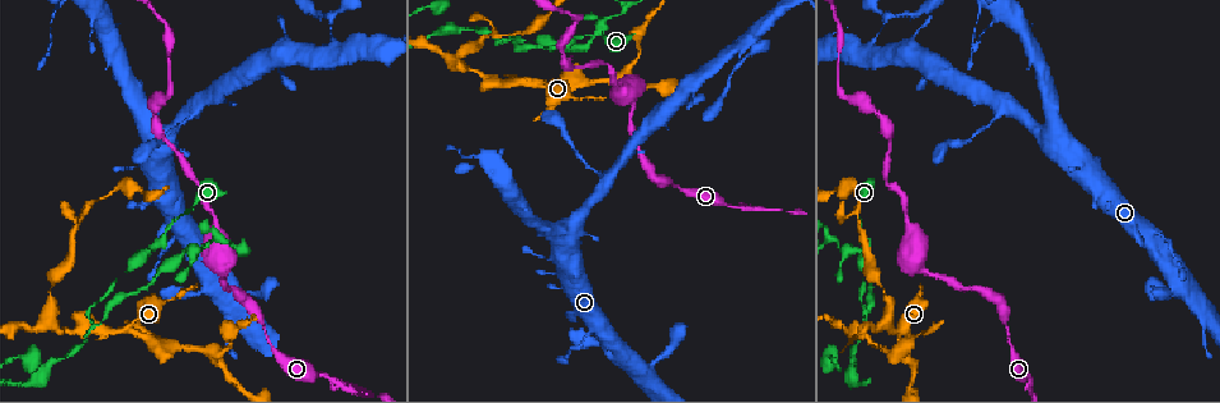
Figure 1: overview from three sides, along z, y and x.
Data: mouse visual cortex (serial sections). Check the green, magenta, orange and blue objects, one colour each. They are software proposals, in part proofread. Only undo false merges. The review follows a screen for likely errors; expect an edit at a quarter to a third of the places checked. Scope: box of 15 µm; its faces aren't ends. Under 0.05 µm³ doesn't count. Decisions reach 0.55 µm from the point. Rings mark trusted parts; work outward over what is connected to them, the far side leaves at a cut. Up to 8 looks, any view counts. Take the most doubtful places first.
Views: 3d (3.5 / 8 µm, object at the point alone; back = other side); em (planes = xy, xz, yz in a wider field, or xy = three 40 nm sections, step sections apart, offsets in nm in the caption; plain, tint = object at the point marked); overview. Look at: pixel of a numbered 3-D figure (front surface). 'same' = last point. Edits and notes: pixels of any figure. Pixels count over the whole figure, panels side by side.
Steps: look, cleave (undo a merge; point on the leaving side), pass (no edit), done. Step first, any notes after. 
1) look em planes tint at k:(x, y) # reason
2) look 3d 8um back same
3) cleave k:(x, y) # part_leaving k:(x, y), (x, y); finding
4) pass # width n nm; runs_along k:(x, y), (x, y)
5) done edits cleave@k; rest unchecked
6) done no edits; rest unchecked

look 3d 8um at 1:(530, 85) # a narrow waist

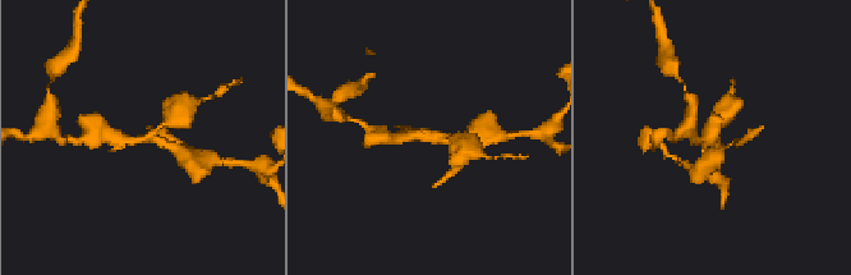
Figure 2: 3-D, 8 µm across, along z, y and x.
look 3d 3.5um at 2:(147, 138)

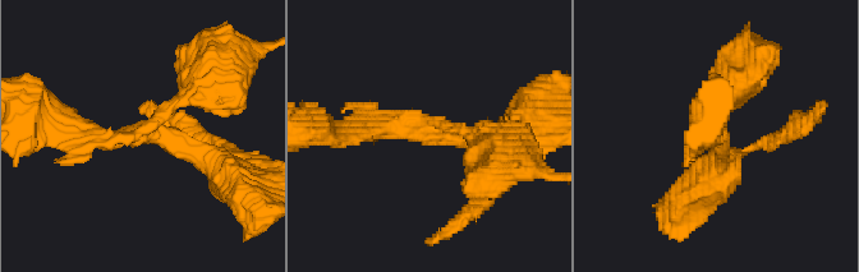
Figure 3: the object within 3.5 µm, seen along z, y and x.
look em planes tint at 3:(427, 128) # shape alone is not enough

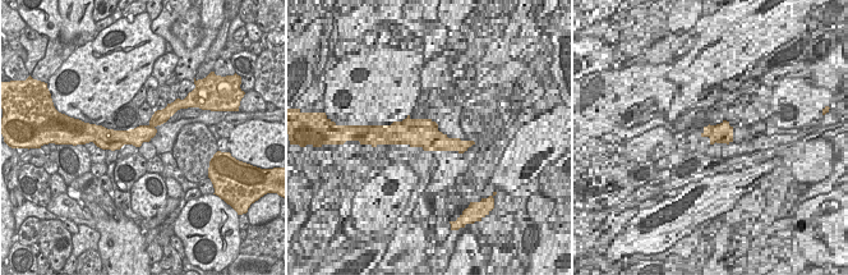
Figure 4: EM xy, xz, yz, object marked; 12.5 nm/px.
pass # width 220 nm; runs_along 3:(208, 84), (137, 136), (63, 124); all the same cell

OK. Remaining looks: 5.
look 3d 3.5um at 1:(85, 211) # arms part here

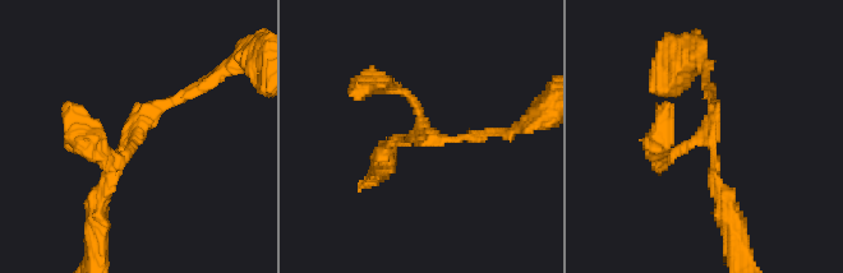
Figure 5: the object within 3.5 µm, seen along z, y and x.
look em planes tint at 5:(419, 137) # arms 3; arm_widths 100, 150, 200 nm

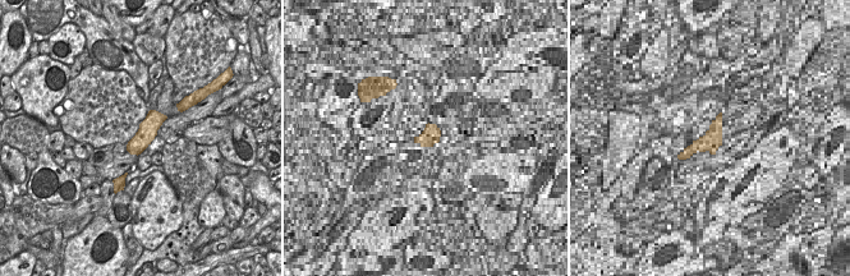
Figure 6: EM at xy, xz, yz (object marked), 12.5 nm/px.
pass # runs_along 5:(98, 208), (133, 133), (199, 87); one cell here

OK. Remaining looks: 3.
look em xy step 5 tint at 1:(737, 61) # three-way junction

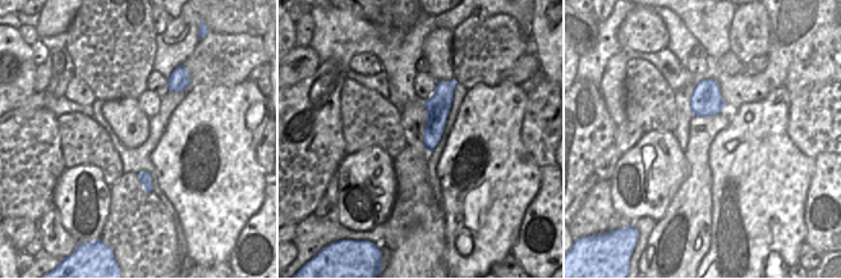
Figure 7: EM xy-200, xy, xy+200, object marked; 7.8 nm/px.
look 3d 3.5um same # wider look

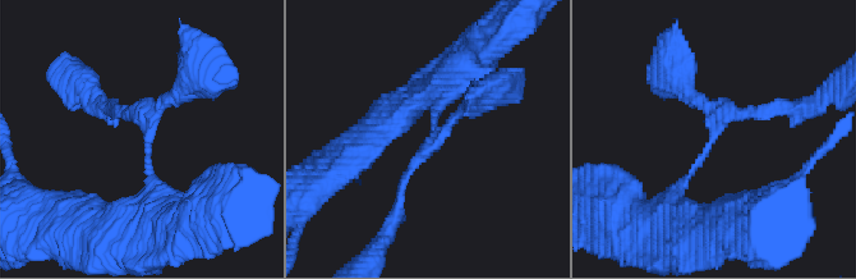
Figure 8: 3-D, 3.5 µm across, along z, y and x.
pass # arms 3; arm_widths 150, 150, 200 nm; runs_along 7:(453, 83), (437, 106), (430, 145); one cell here

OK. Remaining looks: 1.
done no edits; rest unchecked

